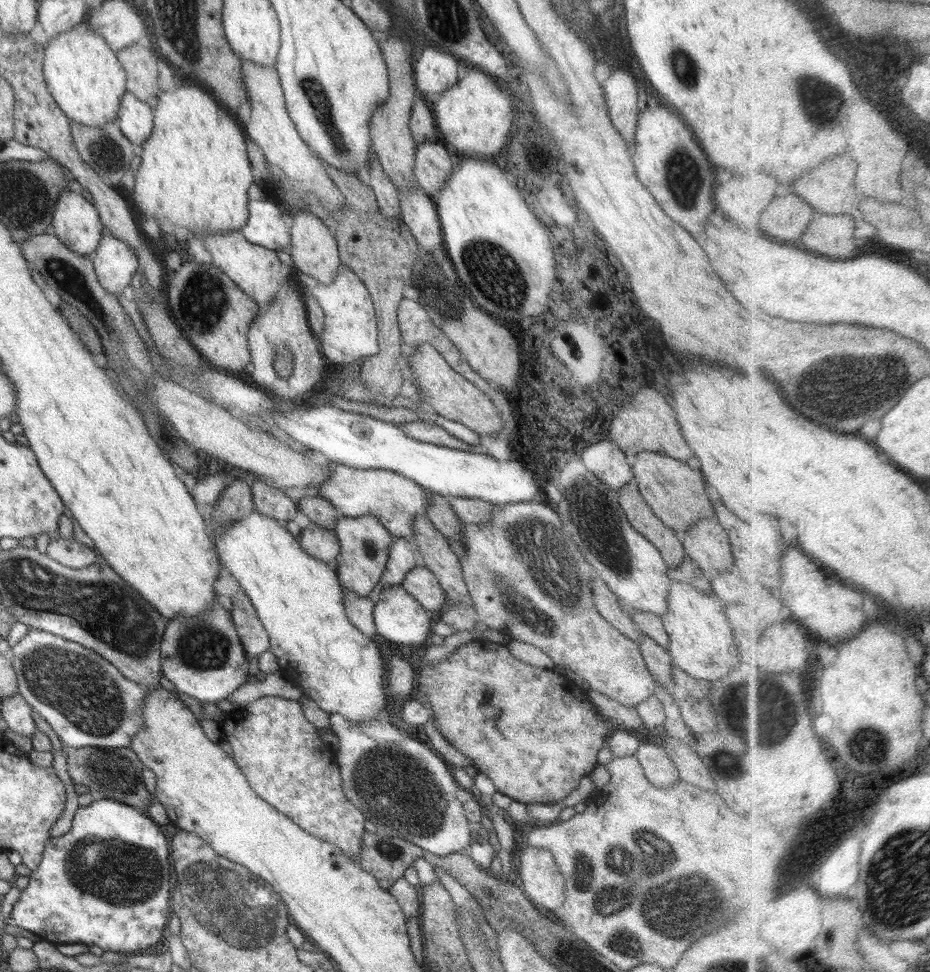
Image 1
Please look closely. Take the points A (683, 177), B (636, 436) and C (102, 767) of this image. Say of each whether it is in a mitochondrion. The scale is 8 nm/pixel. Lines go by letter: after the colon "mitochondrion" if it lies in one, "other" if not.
A: mitochondrion
B: other
C: mitochondrion

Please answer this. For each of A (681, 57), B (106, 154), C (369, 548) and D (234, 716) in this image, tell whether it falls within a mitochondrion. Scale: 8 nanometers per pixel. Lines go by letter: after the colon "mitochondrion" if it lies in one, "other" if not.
A: mitochondrion
B: mitochondrion
C: mitochondrion
D: other

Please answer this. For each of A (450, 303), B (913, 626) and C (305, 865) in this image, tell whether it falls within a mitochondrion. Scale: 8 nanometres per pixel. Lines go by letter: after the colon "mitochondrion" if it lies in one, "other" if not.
A: mitochondrion
B: other
C: other

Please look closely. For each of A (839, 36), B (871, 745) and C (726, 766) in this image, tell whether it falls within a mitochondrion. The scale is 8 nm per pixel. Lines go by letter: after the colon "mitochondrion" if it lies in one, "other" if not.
A: other
B: mitochondrion
C: mitochondrion

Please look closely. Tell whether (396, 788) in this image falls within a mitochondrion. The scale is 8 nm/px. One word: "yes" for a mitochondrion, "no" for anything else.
yes

